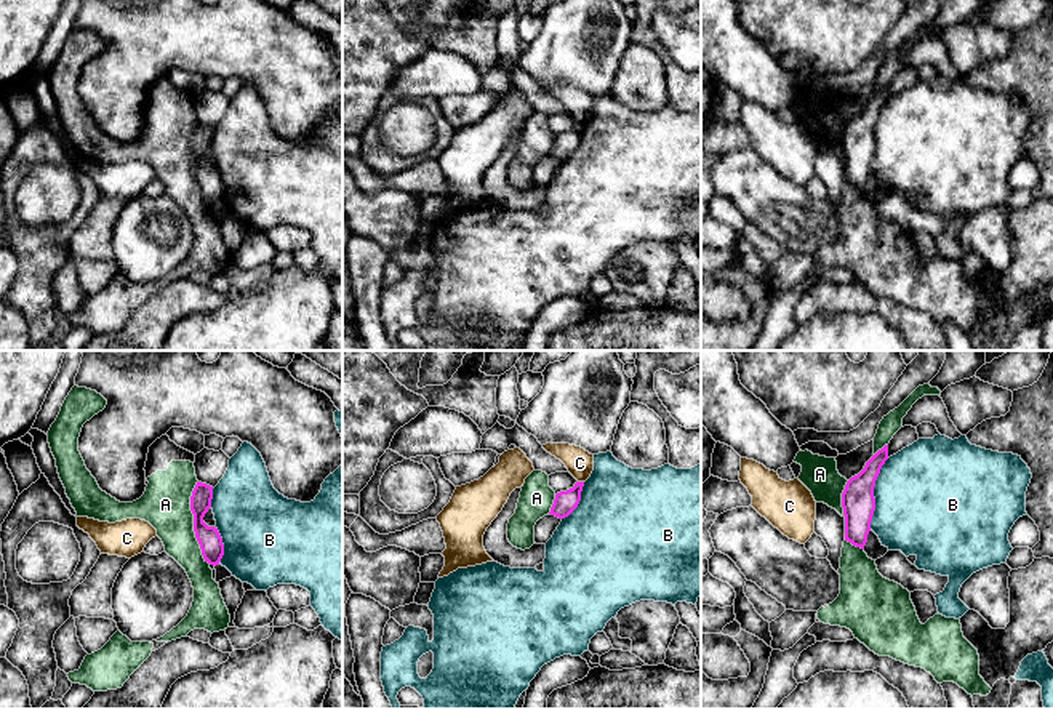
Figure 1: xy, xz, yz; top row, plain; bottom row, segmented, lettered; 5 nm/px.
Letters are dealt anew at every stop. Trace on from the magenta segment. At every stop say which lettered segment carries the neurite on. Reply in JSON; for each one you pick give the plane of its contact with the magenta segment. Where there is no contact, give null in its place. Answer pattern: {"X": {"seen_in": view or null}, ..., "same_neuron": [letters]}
{"same_neuron": []}

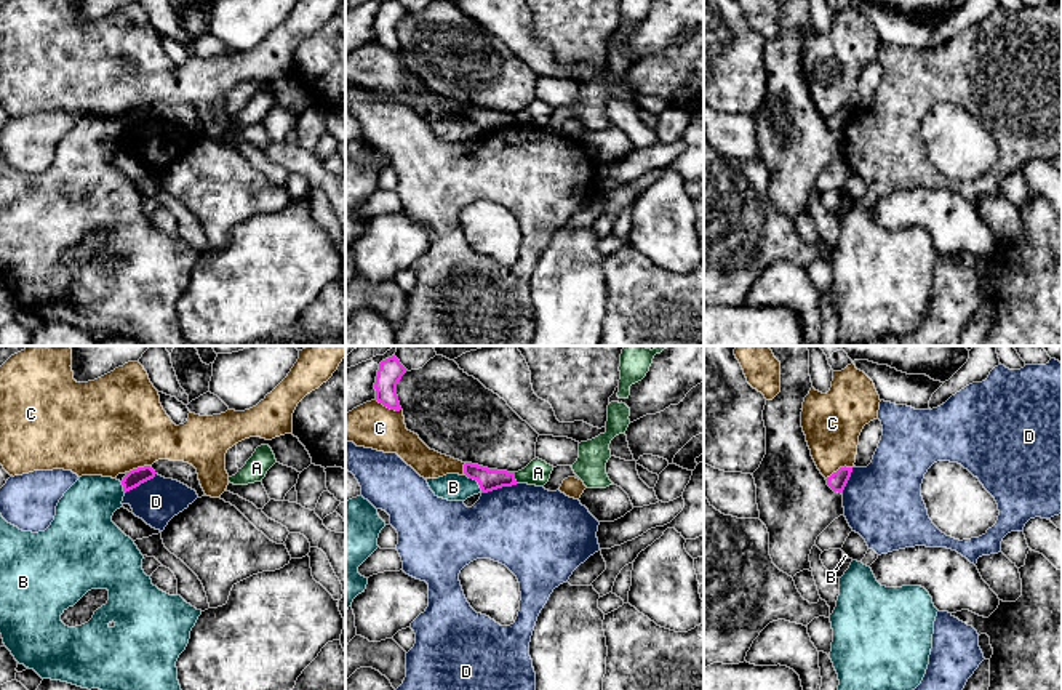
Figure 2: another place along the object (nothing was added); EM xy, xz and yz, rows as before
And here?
{"same_neuron": []}

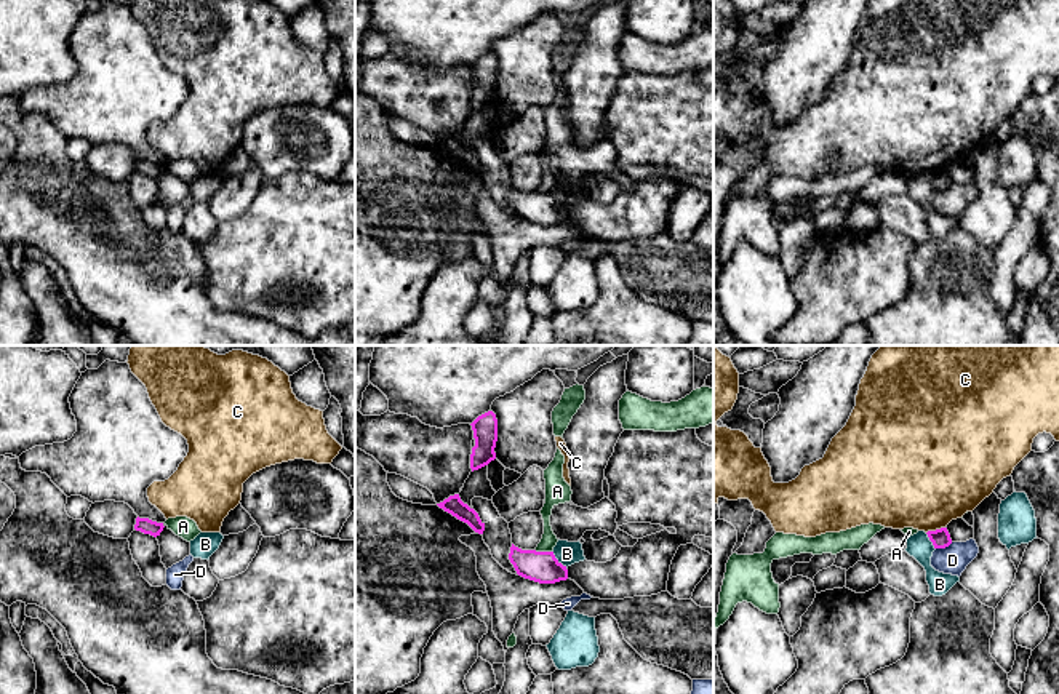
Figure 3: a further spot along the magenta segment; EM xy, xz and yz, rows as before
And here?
{"same_neuron": []}

